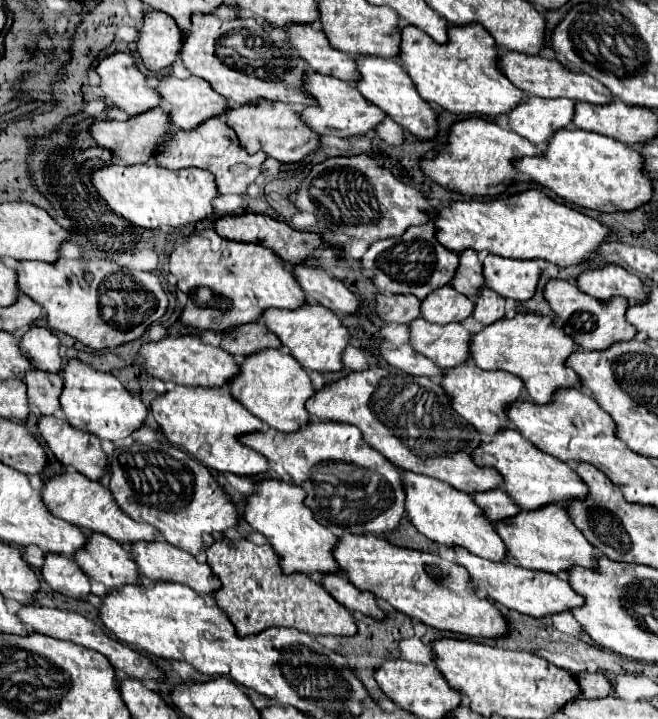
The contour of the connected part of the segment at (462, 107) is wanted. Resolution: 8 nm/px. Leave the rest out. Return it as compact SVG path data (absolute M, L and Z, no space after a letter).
M480 24L456 26L448 30L448 38L448 44L438 44L414 26L402 28L398 62L406 68L424 100L436 102L444 110L466 118L496 118L500 114L510 114L510 110L522 104L526 92L516 88L498 68L496 42L488 36L486 28Z

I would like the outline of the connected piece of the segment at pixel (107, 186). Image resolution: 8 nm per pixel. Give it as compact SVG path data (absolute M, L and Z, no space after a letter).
M110 164L92 174L92 182L98 194L108 206L132 224L148 230L158 228L184 228L208 218L214 218L212 200L218 196L214 174L198 168L168 170L156 164L122 166Z

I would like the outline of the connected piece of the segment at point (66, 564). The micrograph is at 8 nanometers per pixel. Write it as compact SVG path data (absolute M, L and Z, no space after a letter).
M48 554L42 568L42 578L54 592L60 592L64 596L86 600L90 594L90 578L74 560L66 556Z

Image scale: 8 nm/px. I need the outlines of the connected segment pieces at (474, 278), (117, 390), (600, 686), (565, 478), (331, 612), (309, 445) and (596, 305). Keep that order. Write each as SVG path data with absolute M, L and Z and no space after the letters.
M474 250L460 252L460 266L452 280L452 286L468 298L476 298L478 292L486 286L482 280L482 262Z
M68 360L62 378L64 378L64 390L60 396L60 404L62 404L62 412L66 414L68 422L74 428L82 432L90 432L100 440L116 442L128 438L134 430L144 426L148 408L116 376L84 366L80 360Z
M600 672L580 674L580 676L576 676L576 680L578 680L580 688L582 688L582 696L588 698L588 700L590 698L606 698L606 696L610 696L614 692L610 680Z
M502 430L494 436L494 442L482 444L474 450L474 462L480 466L492 466L504 476L504 490L510 492L510 498L522 508L522 510L538 510L546 504L556 502L570 502L570 500L586 500L588 488L582 484L582 478L576 474L576 470L562 462L554 460L554 456L544 454L542 450L534 448L530 440L526 440L516 430Z
M222 540L206 548L208 564L224 588L214 592L218 606L234 622L240 636L258 634L264 628L286 626L314 636L354 636L356 620L348 608L338 604L320 584L306 574L286 576L272 546L256 546L250 540Z
M312 416L310 426L294 434L266 430L242 436L240 440L244 446L250 446L252 450L264 454L270 462L284 466L292 474L294 482L306 490L308 494L306 504L314 512L316 520L326 528L346 530L350 534L380 534L398 528L404 516L404 500L406 500L400 468L390 460L386 460L386 456L382 456L378 450L370 448L370 444L362 440L362 432L356 426L340 422L322 422Z
M550 280L546 284L544 296L550 302L554 314L558 318L562 318L564 330L568 332L568 336L572 336L578 342L578 346L584 350L610 348L610 344L626 342L636 336L636 328L626 322L626 308L630 306L630 302L626 302L622 298L612 298L610 302L600 302L598 298L584 294L572 282L566 282L566 280Z

